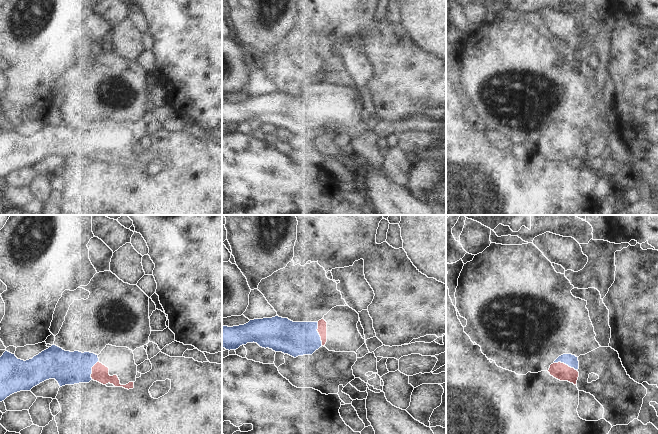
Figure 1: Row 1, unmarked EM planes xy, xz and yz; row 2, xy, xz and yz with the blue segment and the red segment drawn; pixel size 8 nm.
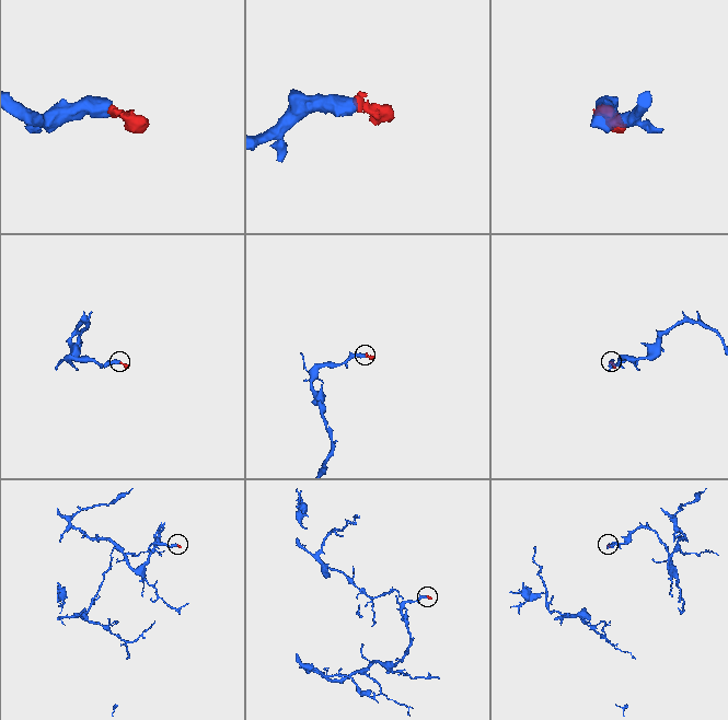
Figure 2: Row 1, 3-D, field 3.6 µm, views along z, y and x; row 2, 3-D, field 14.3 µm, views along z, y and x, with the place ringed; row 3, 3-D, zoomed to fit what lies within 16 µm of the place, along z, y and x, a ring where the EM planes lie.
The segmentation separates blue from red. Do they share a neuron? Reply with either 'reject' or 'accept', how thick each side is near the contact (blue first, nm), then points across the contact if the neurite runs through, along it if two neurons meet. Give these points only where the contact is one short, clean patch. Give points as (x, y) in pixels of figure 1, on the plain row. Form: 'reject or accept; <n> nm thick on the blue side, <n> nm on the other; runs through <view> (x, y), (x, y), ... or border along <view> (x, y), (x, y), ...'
accept; 280 nm thick on the blue side, 80 nm on the other; runs through xz (296, 115), (318, 110), (322, 100)

